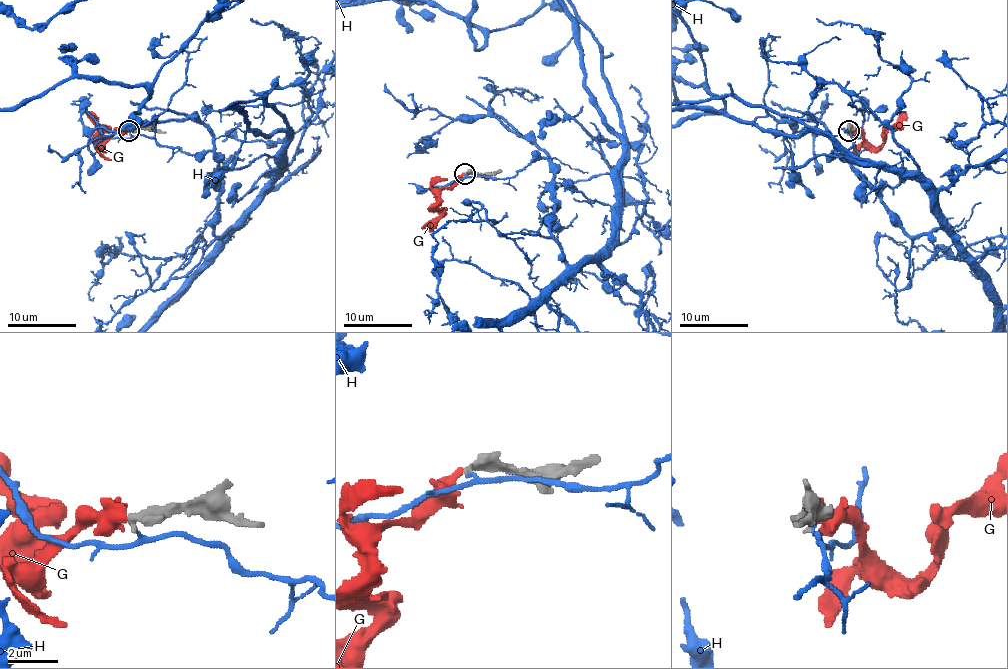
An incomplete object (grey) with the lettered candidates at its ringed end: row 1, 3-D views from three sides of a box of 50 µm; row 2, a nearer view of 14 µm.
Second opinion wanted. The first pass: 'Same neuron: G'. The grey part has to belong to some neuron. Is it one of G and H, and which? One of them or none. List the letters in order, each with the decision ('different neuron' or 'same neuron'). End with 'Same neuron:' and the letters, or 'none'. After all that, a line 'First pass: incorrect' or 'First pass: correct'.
G: same neuron
H: different neuron
Same neuron: G
First pass: correct

